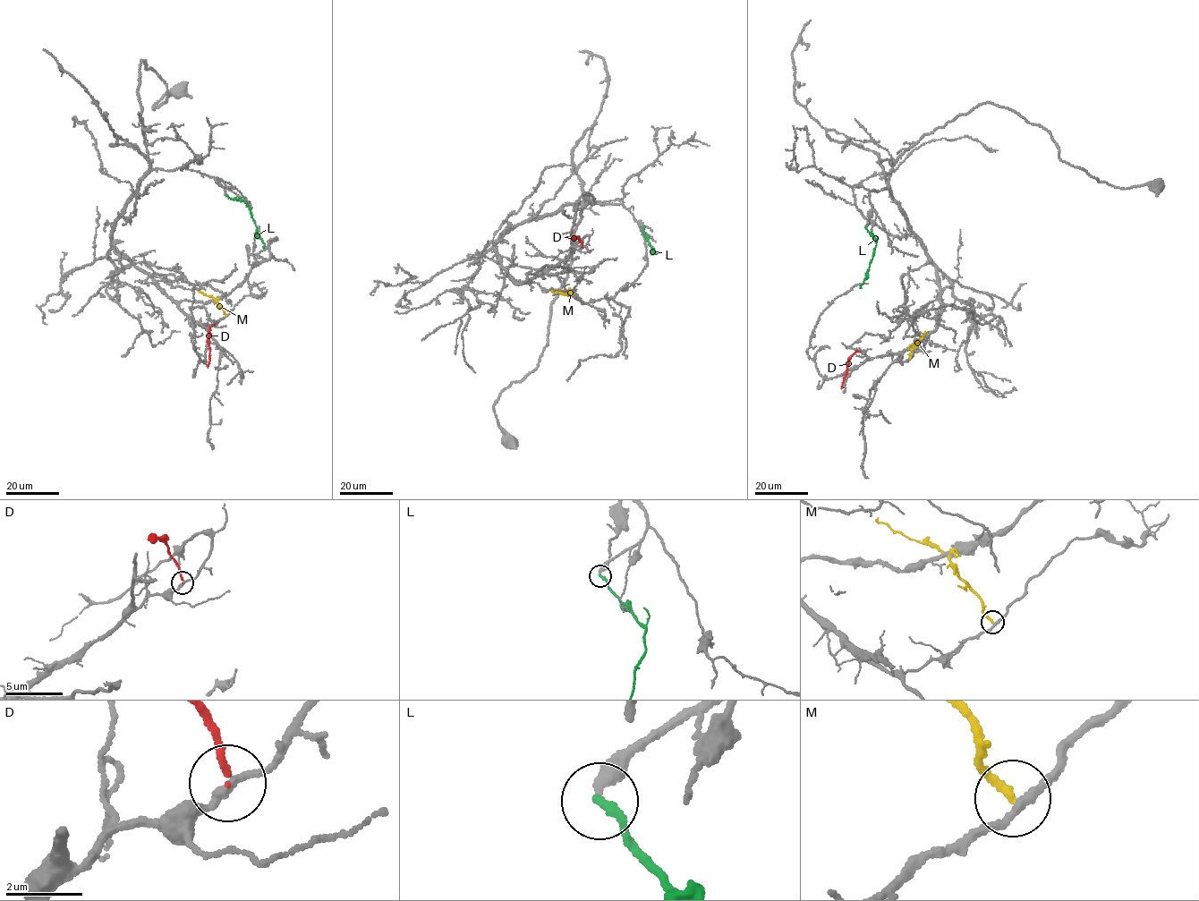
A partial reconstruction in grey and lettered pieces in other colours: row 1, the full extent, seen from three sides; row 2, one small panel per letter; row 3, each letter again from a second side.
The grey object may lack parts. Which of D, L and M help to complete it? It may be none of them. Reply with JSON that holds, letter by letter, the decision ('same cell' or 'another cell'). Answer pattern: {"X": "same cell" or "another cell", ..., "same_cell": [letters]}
{"D": "another cell", "L": "another cell", "M": "another cell", "same_cell": []}

